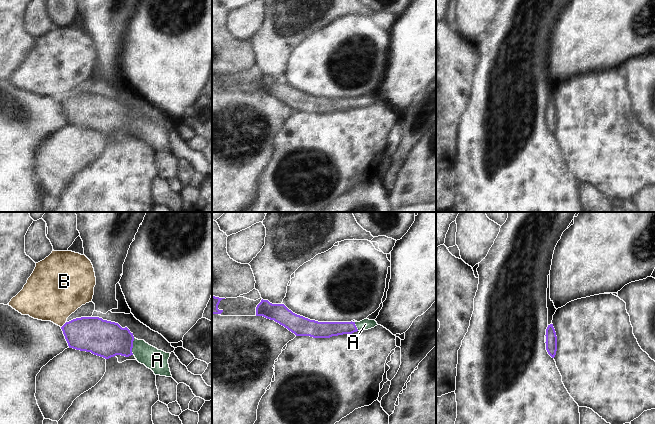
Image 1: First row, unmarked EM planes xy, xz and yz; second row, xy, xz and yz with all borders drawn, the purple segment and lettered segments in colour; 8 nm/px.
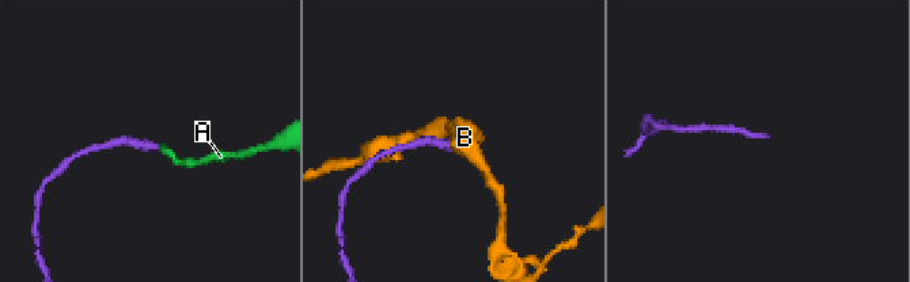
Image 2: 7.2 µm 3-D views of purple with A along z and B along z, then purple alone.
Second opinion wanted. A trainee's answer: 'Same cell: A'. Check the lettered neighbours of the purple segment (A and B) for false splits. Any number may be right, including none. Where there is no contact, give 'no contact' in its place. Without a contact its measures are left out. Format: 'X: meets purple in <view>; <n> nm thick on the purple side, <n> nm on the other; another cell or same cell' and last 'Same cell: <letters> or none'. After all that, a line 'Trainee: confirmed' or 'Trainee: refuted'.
A: meets purple in xy; 300 nm thick on the purple side, 180 nm on the other; same cell
B: meets purple in xy; 280 nm thick on the purple side, 400 nm on the other; another cell
Same cell: A
Trainee: confirmed

